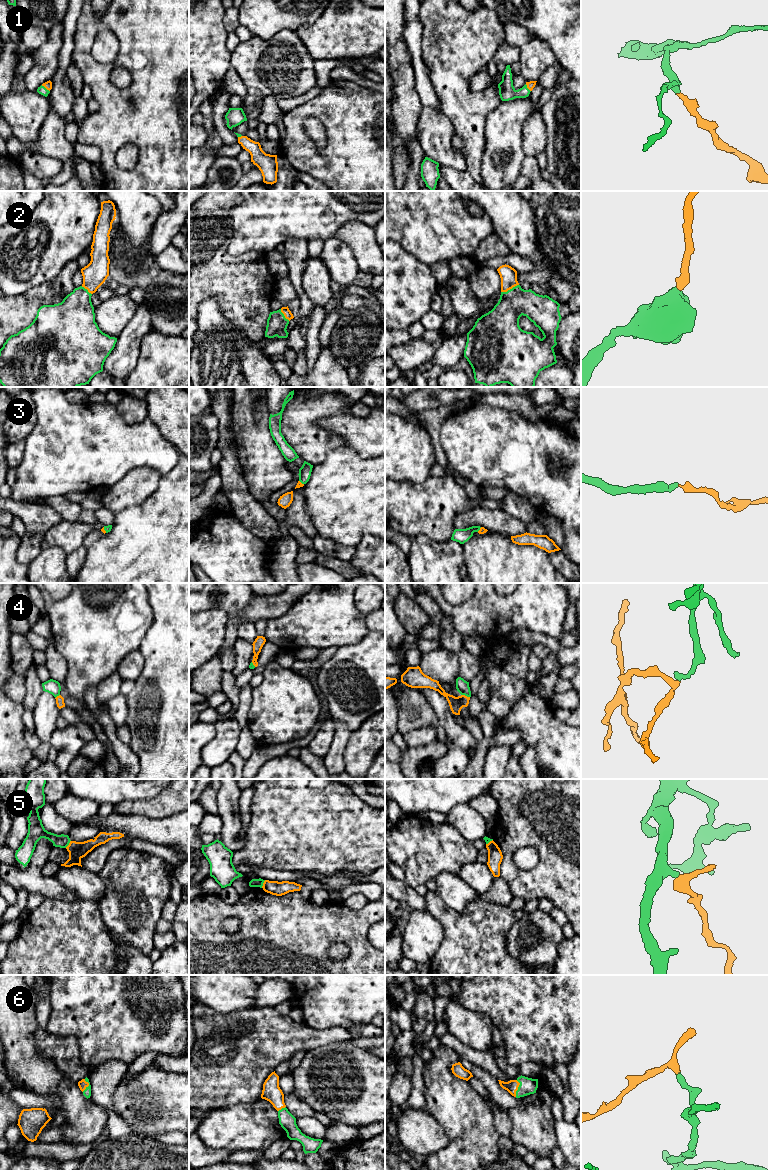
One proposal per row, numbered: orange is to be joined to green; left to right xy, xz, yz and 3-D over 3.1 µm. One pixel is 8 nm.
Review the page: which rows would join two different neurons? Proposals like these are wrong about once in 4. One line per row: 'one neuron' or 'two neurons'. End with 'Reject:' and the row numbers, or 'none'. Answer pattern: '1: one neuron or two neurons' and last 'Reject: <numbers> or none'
1: one neuron
2: one neuron
3: one neuron
4: one neuron
5: two neurons
6: one neuron
Reject: 5

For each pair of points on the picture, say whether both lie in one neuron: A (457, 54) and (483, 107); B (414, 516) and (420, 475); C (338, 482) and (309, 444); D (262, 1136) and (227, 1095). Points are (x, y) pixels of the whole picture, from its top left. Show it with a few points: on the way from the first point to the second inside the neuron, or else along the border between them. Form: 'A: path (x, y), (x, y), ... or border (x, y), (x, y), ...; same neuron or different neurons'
A: path (457, 68), (457, 85), (469, 97); same neuron
B: border (430, 475), (422, 482), (396, 481); different neurons
C: border (340, 446), (330, 449), (326, 458), (313, 466); different neurons
D: border (257, 1100), (254, 1102), (233, 1103), (211, 1109); different neurons

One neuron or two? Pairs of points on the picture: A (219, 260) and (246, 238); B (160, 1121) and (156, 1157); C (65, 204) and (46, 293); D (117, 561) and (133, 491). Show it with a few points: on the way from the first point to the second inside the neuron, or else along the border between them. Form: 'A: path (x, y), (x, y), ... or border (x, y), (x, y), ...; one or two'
A: border (226, 245), (227, 251), (232, 255), (252, 252); two
B: border (136, 1135), (150, 1138); two
C: border (65, 264), (51, 279), (34, 289), (27, 290); two
D: border (150, 496), (138, 505), (127, 507), (115, 515); two

